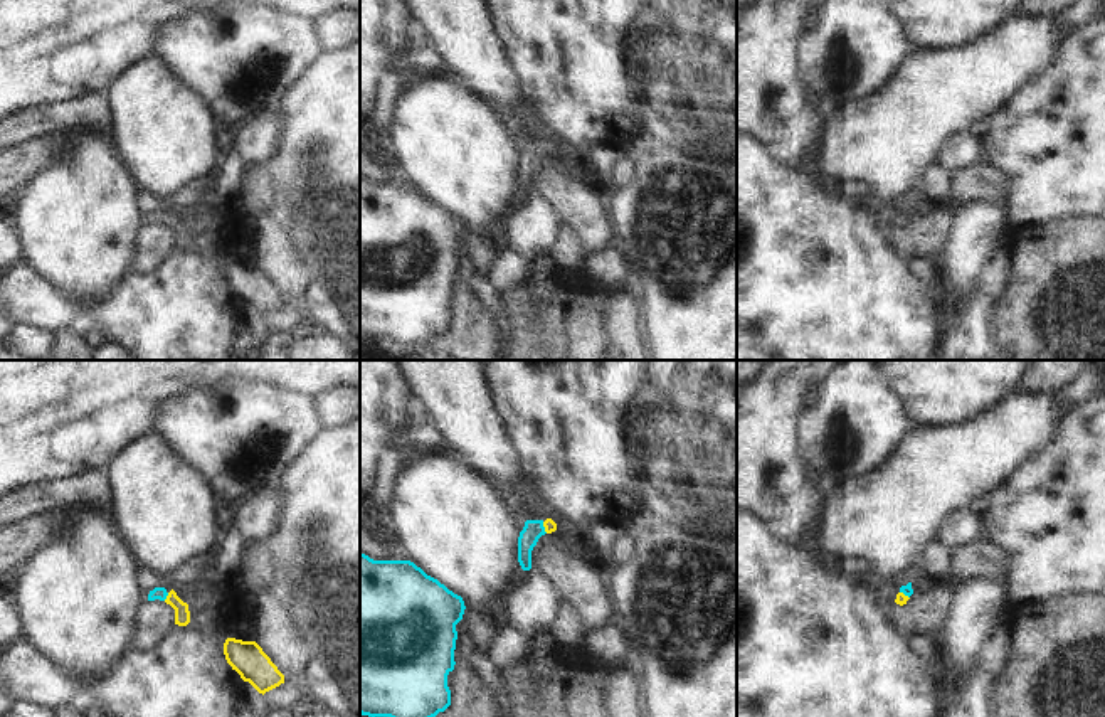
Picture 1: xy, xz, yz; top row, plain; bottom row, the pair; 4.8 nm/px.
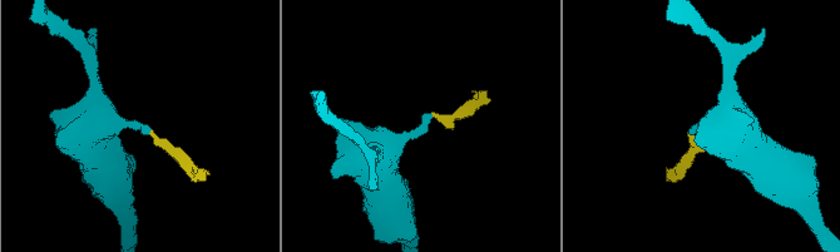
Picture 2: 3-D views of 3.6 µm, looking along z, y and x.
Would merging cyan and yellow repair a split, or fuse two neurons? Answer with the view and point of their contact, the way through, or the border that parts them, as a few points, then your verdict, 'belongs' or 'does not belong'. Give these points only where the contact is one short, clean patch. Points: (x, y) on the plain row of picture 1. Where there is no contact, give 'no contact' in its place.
xy (167, 217) | across xy (158, 216), (167, 217), (180, 231), (182, 238) | belongs

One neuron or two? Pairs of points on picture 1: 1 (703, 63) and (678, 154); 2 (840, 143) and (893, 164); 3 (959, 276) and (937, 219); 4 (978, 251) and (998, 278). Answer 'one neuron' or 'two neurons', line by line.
1: two neurons
2: one neuron
3: two neurons
4: two neurons

